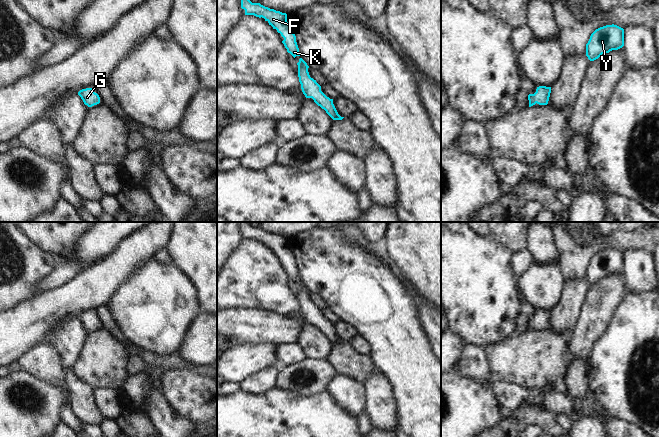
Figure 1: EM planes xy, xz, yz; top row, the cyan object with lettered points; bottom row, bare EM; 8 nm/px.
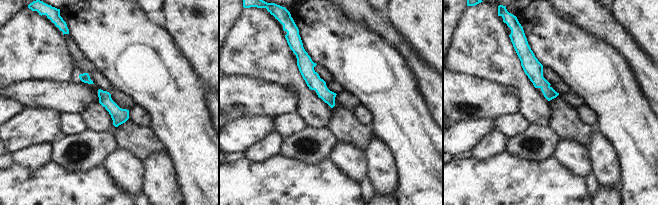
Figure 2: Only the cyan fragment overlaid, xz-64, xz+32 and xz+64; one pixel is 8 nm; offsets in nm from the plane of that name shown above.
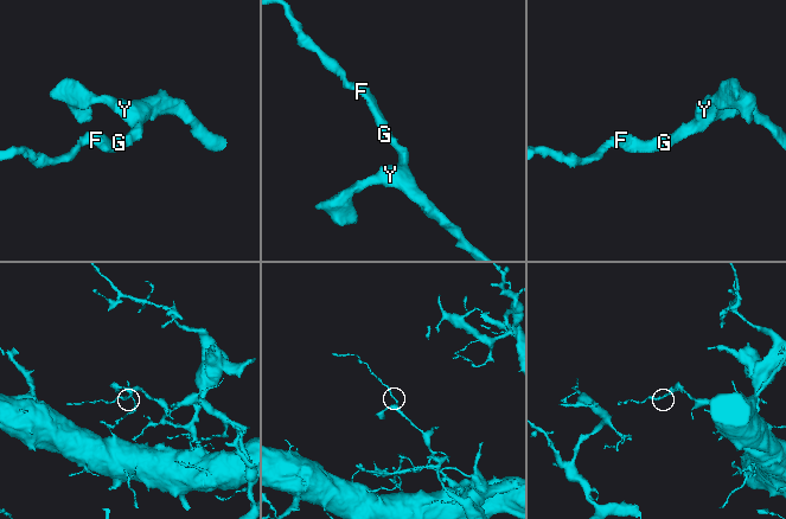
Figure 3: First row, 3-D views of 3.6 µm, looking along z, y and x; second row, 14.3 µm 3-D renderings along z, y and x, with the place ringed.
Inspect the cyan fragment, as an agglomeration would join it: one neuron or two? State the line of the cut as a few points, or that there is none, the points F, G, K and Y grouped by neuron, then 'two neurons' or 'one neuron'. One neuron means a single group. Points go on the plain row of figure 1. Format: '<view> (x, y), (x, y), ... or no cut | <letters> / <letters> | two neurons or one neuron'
no cut | F G K Y | one neuron

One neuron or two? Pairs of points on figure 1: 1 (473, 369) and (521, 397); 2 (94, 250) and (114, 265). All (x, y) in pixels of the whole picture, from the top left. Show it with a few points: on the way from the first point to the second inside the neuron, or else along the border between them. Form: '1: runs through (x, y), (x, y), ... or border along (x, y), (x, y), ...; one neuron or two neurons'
1: runs through (485, 379), (491, 381), (509, 396); one neuron
2: border along (121, 241), (111, 252), (86, 268); two neurons

